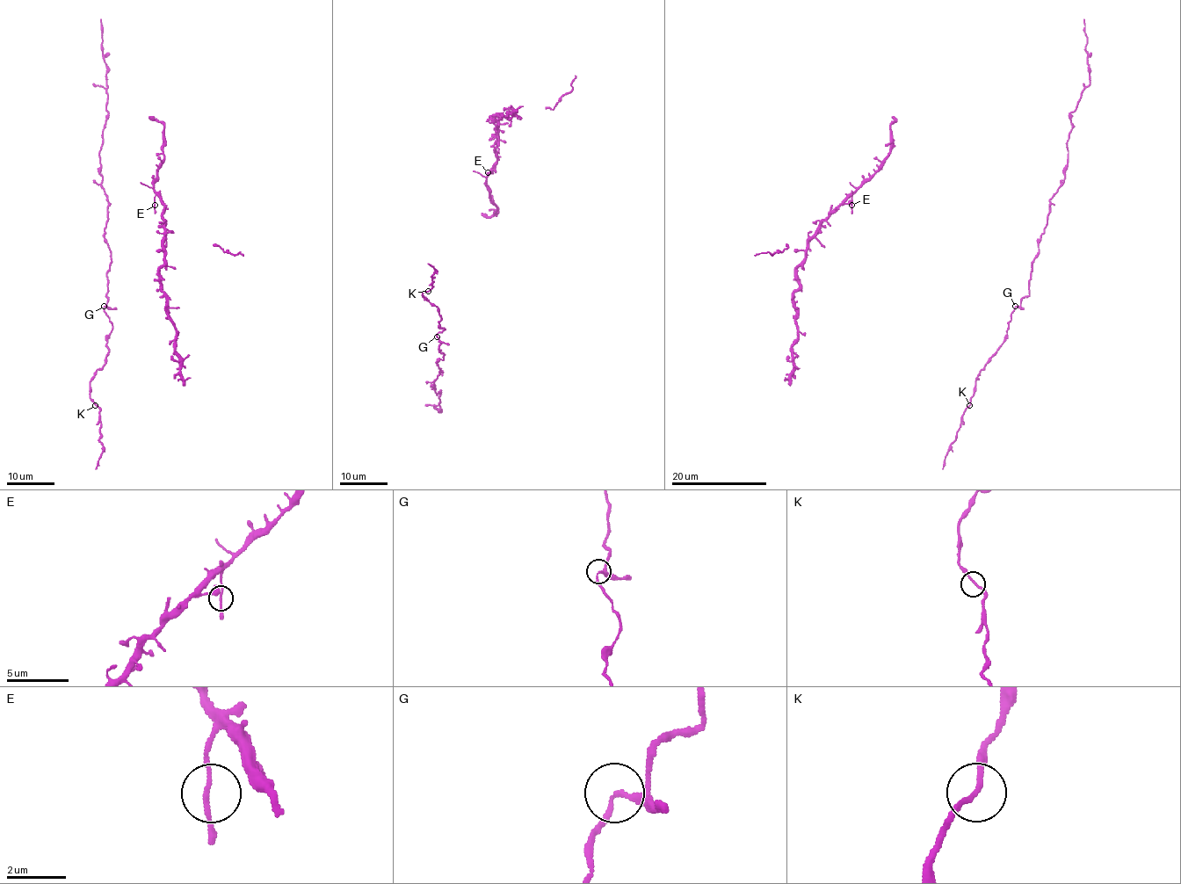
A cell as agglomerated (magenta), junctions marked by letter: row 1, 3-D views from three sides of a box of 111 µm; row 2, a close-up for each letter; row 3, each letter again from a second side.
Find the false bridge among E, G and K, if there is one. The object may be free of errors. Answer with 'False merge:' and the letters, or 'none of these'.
False merge: none of these

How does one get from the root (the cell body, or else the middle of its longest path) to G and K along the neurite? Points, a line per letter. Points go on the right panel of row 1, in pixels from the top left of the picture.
G: (1049, 199), (1046, 228), (1030, 273), (1029, 294), (1018, 307), (1015, 307)
K: (1049, 199), (1046, 228), (1030, 273), (1029, 294), (1015, 307), (1004, 342), (980, 371), (969, 405)

